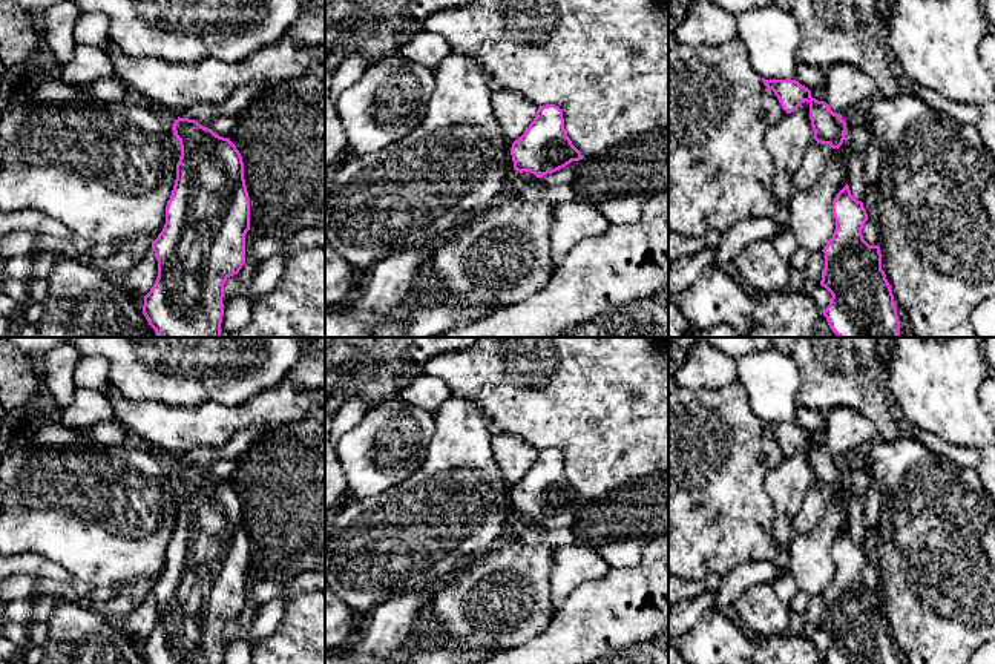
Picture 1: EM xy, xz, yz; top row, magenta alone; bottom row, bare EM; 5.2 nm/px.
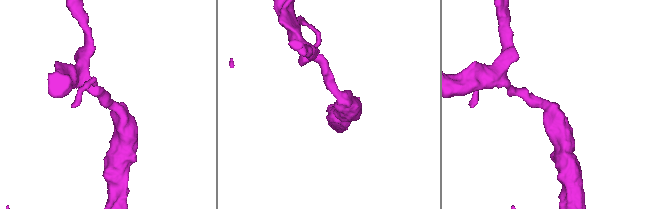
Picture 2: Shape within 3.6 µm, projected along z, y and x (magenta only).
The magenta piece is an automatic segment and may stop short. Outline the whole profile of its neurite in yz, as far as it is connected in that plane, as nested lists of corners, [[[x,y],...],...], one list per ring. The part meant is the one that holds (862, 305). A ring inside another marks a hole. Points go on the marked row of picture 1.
[[[846,184],[832,201],[836,230],[823,247],[825,268],[820,285],[831,293],[831,302],[823,311],[832,333],[839,337],[900,337],[900,320],[894,305],[891,285],[882,270],[878,245],[869,245],[862,235],[868,213]]]

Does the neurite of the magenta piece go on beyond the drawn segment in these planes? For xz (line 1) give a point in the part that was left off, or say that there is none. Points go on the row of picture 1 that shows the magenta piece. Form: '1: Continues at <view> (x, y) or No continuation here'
1: No continuation here

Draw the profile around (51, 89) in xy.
[[[118,77],[103,78],[87,86],[72,86],[58,80],[46,80],[38,87],[29,89],[35,101],[98,100],[106,103],[126,101],[129,86]]]

